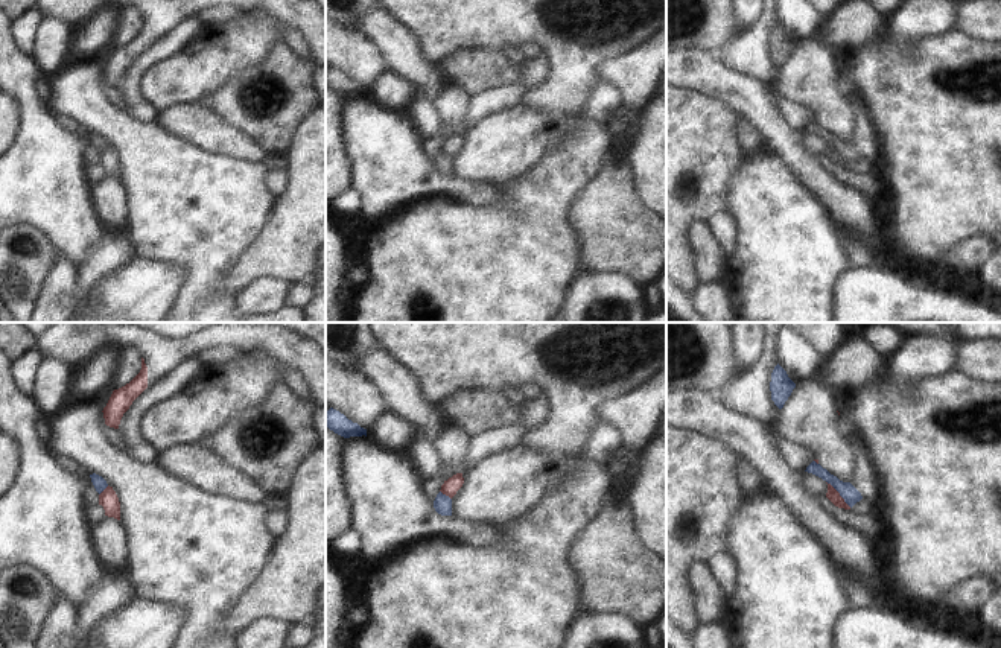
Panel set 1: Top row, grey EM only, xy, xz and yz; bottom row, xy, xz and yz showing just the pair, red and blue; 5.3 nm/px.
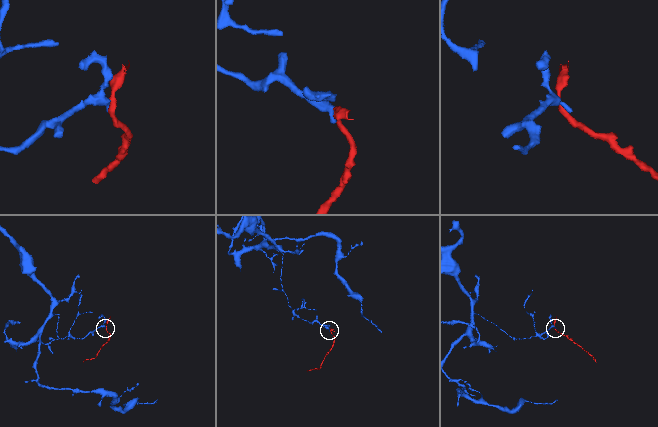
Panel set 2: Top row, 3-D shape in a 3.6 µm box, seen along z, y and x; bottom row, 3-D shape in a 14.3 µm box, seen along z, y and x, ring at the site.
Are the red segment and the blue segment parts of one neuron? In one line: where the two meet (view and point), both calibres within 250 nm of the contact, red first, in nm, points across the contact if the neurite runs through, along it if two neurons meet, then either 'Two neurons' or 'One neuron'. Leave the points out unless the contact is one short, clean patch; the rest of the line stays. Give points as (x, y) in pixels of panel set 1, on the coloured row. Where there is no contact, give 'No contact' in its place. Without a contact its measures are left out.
Touches red at yz (838, 495). Thickness 70 nm (red) against 90 nm. Boundary: yz (826, 481), (851, 507). Two neurons.

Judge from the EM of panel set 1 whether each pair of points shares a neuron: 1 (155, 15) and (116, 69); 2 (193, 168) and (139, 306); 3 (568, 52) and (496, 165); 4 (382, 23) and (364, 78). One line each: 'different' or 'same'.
1: same
2: different
3: different
4: different

